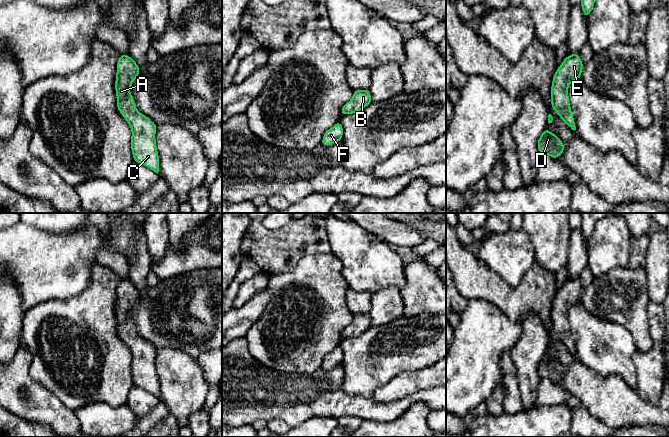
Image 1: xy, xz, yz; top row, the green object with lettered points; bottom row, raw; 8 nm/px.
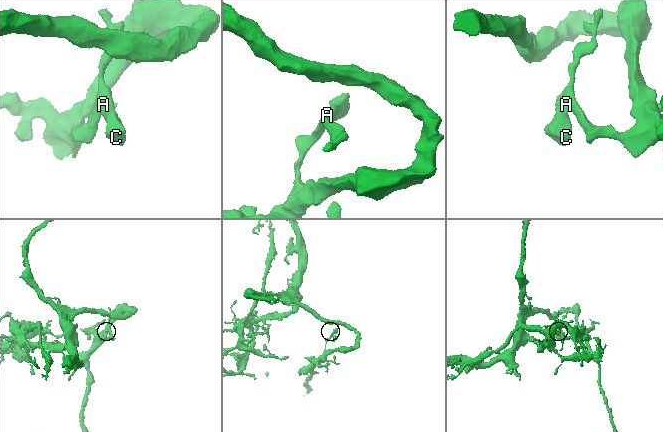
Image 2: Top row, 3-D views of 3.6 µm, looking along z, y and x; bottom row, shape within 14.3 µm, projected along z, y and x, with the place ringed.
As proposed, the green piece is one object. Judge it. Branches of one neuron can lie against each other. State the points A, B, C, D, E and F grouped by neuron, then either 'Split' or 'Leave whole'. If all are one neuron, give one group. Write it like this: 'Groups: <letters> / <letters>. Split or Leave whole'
Groups: A B C D E F. Leave whole

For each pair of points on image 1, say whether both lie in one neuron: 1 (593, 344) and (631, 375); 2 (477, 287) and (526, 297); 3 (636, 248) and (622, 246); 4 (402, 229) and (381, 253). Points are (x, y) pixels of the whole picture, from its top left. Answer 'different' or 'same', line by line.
1: same
2: same
3: different
4: different

